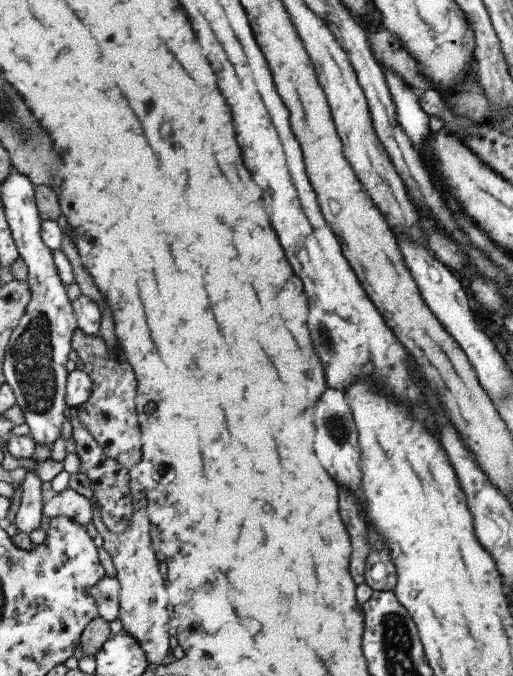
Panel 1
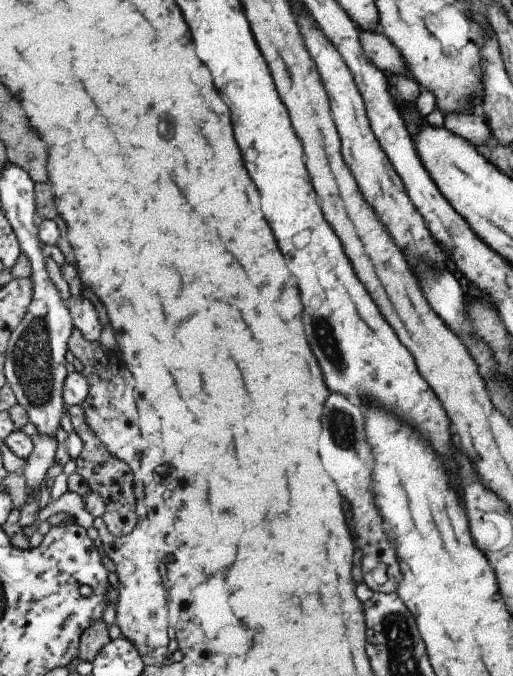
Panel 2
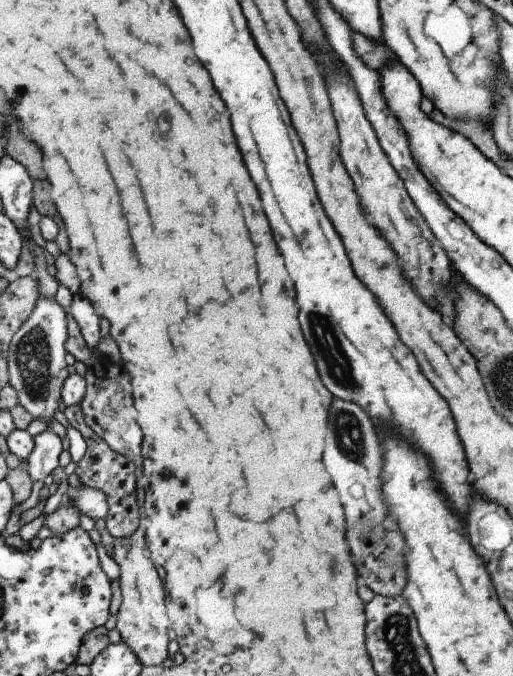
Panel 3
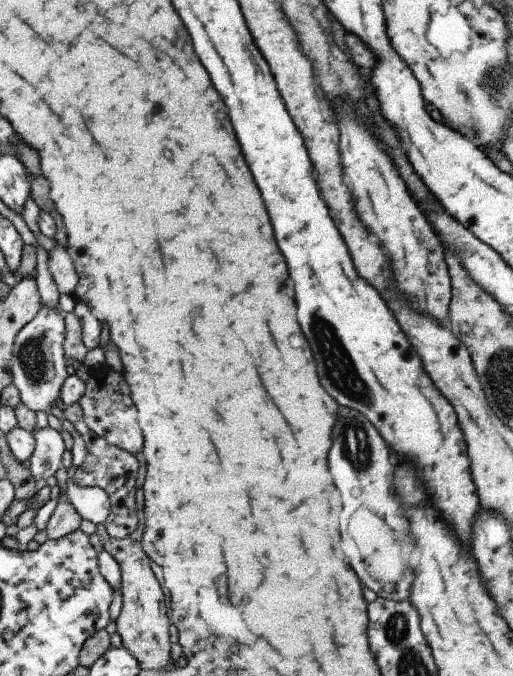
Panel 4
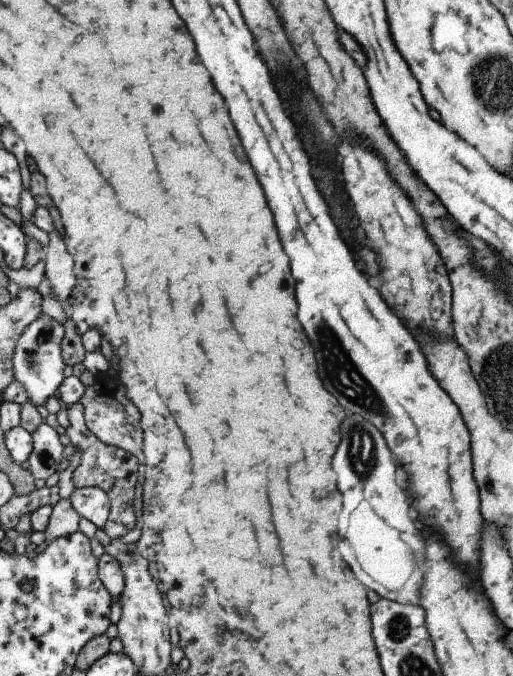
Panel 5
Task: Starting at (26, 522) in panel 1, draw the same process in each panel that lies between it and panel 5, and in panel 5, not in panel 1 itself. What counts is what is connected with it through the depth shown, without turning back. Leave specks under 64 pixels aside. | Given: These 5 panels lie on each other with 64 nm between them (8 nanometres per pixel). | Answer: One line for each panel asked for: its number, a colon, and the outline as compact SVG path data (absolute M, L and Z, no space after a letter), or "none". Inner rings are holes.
2: M45 434L33 436L33 442L35 442L35 452L29 456L27 466L23 468L27 488L29 488L29 498L27 498L25 506L21 508L21 516L19 516L19 524L23 530L39 524L39 520L37 520L37 516L41 512L41 508L39 508L39 488L41 486L39 484L45 482L45 474L57 464L57 448L59 448L57 438L45 436ZM35 492L37 492L37 498L31 496Z
3: M45 430L43 434L35 436L35 450L31 454L29 462L29 472L33 480L41 480L55 472L59 464L59 456L63 452L63 438L59 438L53 430Z
4: M51 426L41 428L33 434L37 438L37 448L35 448L35 454L29 460L31 462L31 472L35 474L37 480L43 478L43 480L51 482L51 476L55 476L59 472L59 468L63 468L61 458L63 458L63 452L67 452L65 440Z
5: M41 424L39 430L33 434L35 438L35 450L29 458L31 464L31 472L35 474L35 478L43 478L47 482L53 482L55 476L59 474L59 466L61 466L61 458L63 458L63 444L61 444L61 436L59 432L49 426L49 424Z

